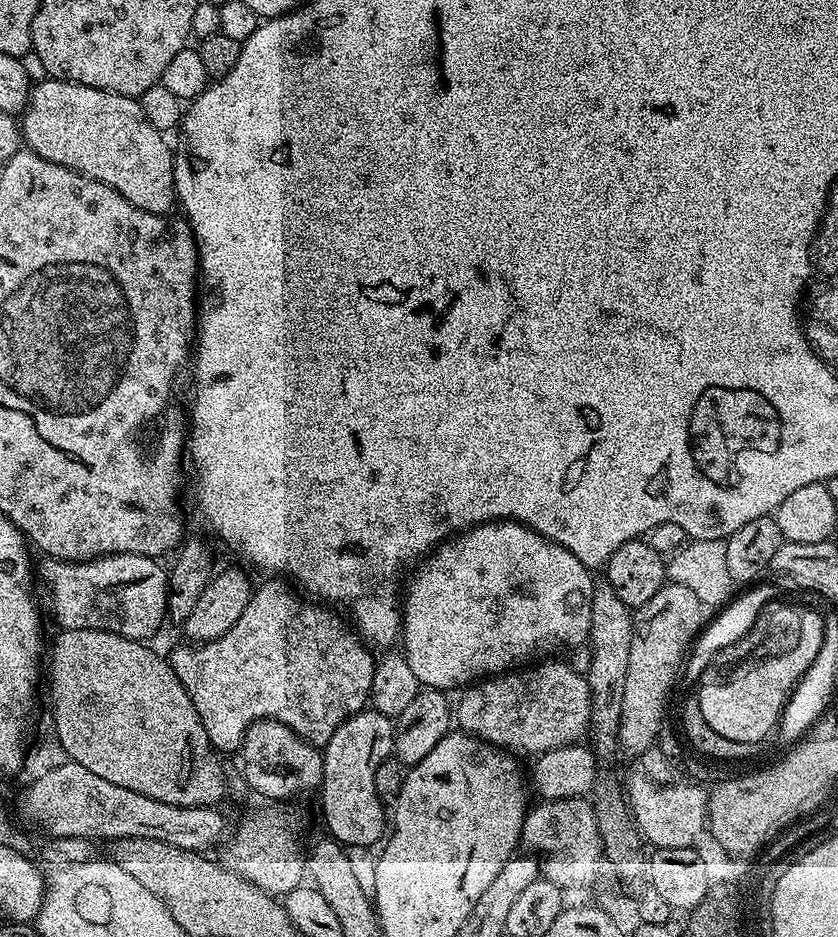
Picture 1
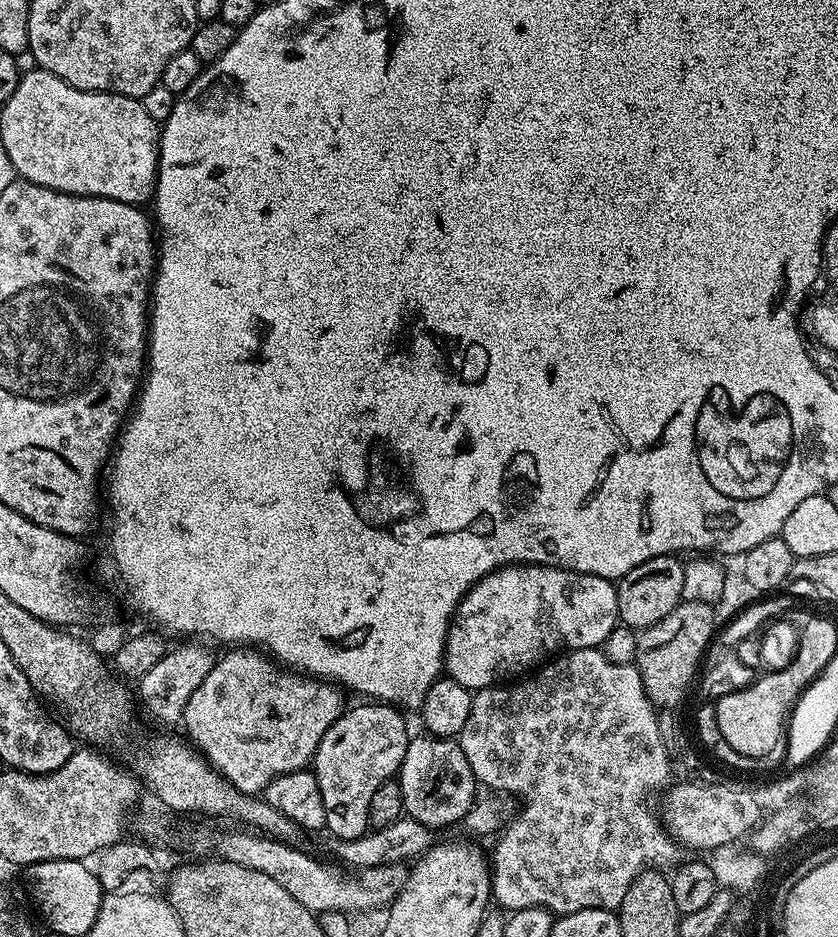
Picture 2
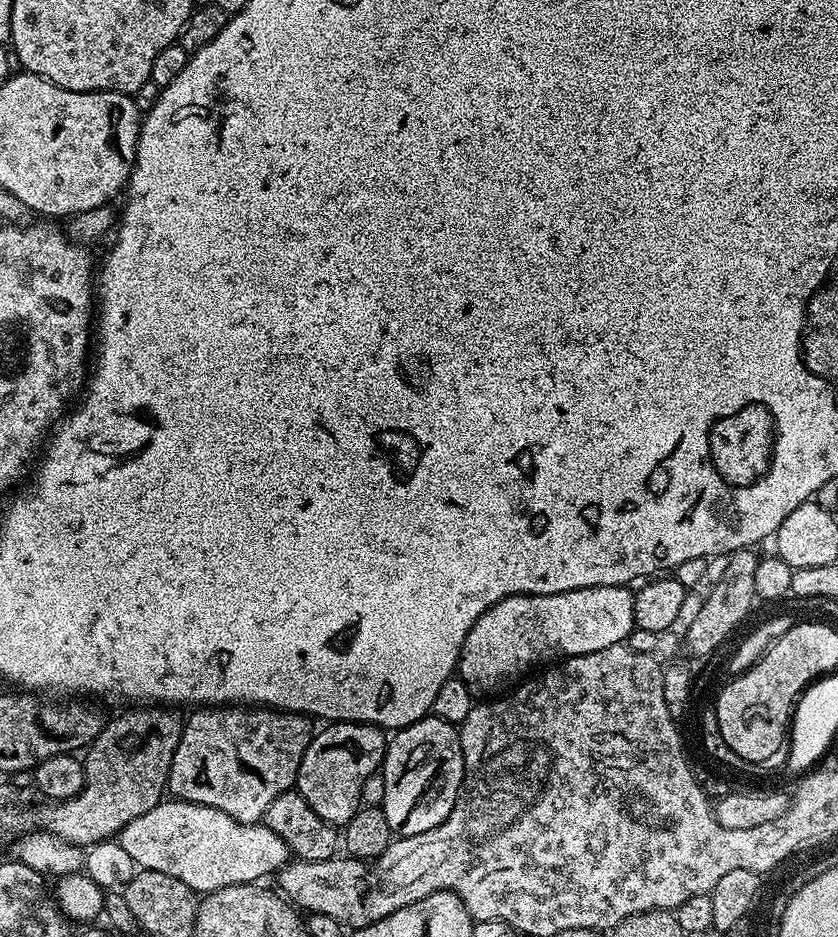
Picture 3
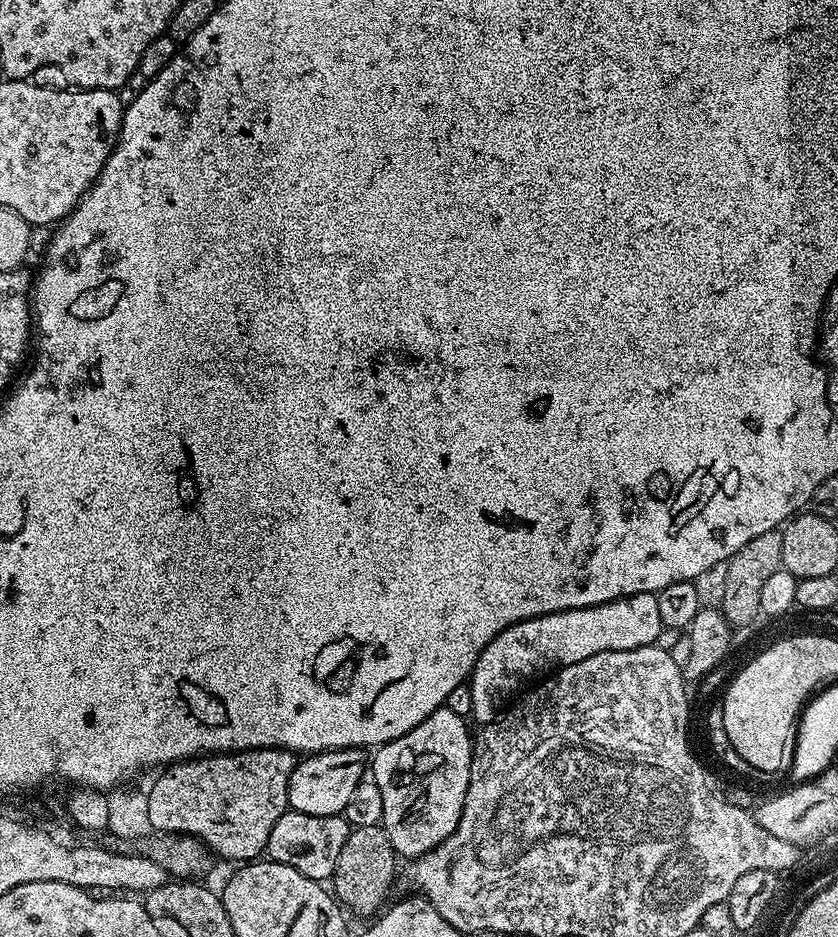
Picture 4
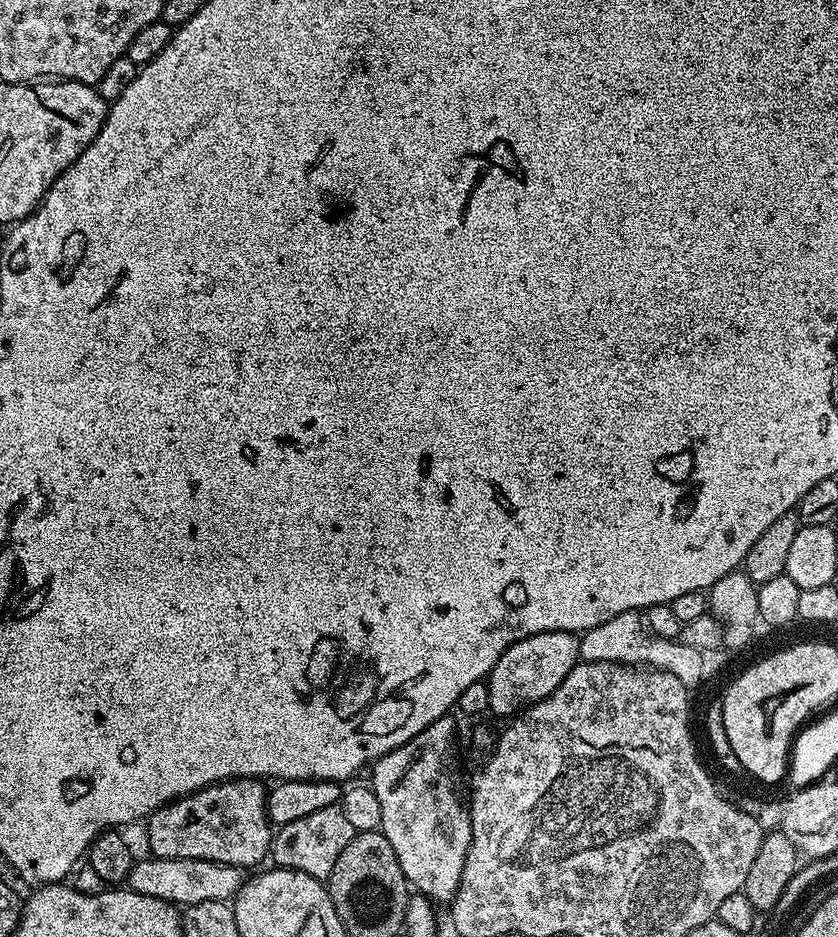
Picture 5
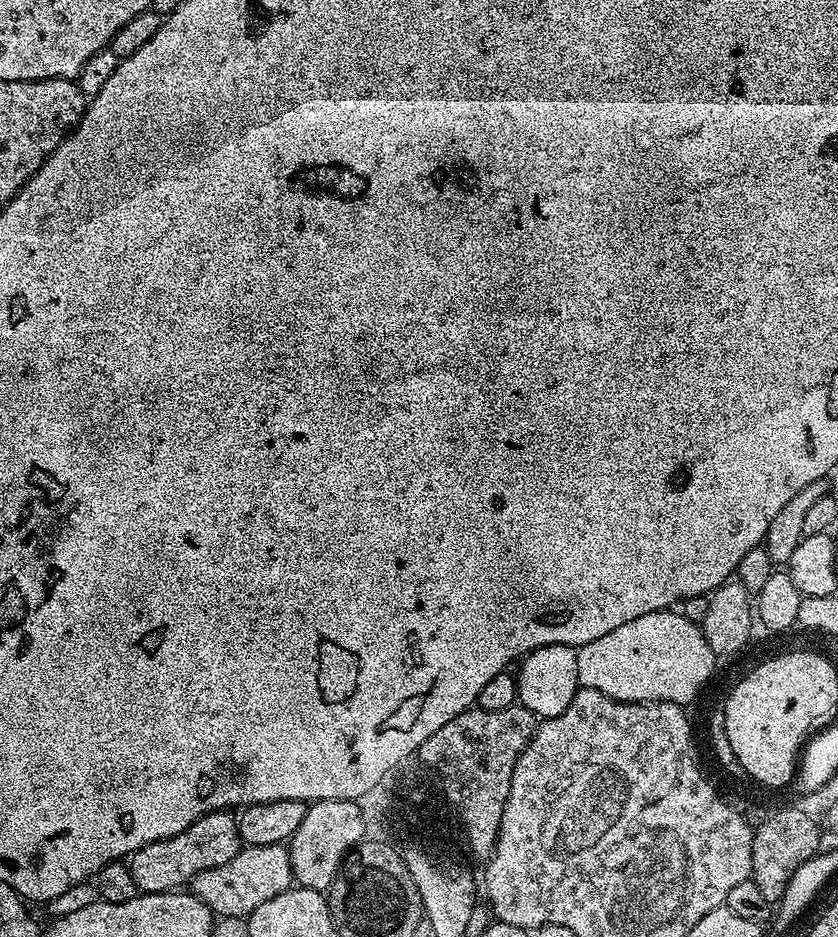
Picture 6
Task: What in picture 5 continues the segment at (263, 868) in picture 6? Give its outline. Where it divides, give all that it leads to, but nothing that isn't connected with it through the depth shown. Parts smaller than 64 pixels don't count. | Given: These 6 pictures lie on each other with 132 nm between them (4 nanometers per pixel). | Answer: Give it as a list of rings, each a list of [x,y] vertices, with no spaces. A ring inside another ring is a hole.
[[[147,858],[133,863],[126,884],[131,891],[150,898],[165,900],[168,904],[187,906],[200,902],[228,902],[244,884],[245,873],[229,864],[190,858]]]

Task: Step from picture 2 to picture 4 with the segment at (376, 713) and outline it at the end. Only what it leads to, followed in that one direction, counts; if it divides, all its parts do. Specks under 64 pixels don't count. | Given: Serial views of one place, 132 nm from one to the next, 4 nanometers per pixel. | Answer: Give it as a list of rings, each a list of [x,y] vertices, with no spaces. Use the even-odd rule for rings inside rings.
[[[329,748],[303,757],[293,767],[288,787],[288,807],[293,812],[338,816],[352,800],[360,779],[366,776],[366,752],[363,748]]]

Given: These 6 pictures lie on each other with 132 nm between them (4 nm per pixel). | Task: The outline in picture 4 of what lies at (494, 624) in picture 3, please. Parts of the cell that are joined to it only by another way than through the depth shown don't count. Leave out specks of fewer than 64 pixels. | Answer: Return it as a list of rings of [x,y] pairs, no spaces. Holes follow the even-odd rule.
[[[655,594],[629,596],[619,602],[555,612],[512,624],[484,647],[472,670],[470,683],[474,720],[477,720],[477,725],[483,726],[501,715],[502,709],[509,703],[508,692],[514,691],[516,684],[523,682],[524,676],[534,675],[539,668],[559,670],[566,662],[590,658],[596,652],[634,650],[644,644],[655,644],[661,629]]]

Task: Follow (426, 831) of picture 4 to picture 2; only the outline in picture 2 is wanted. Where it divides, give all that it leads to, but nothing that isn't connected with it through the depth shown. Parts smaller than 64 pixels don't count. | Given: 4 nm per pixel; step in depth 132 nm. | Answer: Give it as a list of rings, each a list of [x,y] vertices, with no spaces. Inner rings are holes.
[[[427,735],[409,739],[408,749],[400,763],[398,783],[400,786],[400,803],[409,817],[422,823],[431,830],[439,830],[443,824],[455,825],[466,811],[466,798],[469,777],[458,755],[455,743],[441,743],[439,739],[429,739]],[[444,744],[444,745],[440,745]],[[464,776],[465,777],[464,777]],[[468,779],[468,780],[467,780]]]

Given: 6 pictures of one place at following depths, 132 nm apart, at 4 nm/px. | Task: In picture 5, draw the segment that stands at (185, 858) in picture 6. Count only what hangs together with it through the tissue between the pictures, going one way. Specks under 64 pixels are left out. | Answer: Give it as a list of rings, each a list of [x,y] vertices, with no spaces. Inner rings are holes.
[[[224,780],[192,796],[181,796],[174,803],[153,812],[146,821],[146,827],[153,857],[209,860],[241,870],[255,869],[255,864],[269,855],[274,835],[273,825],[268,822],[268,788],[263,780]]]

